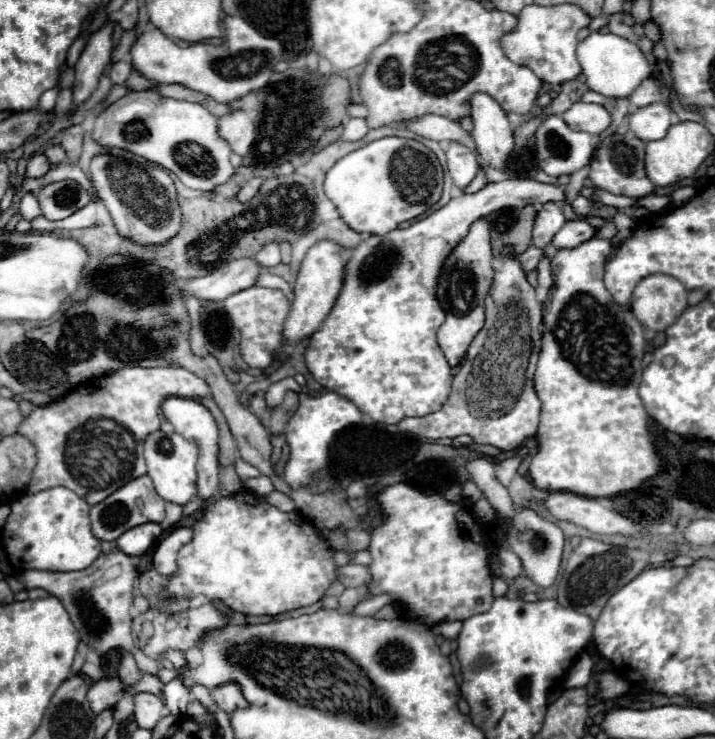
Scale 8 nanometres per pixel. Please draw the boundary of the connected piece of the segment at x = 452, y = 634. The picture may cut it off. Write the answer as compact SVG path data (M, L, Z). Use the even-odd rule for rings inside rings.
M455 620L455 622L443 622L443 624L437 624L435 630L437 630L439 634L443 634L445 638L453 640L453 638L457 638L457 634L459 634L459 630L461 630L461 622L459 622L459 620Z

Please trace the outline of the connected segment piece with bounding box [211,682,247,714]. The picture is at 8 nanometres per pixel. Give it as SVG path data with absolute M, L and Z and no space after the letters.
M229 682L227 686L219 686L219 690L213 690L211 696L227 714L231 714L231 710L235 708L247 706L247 702L243 702L243 694L239 694L239 686L235 686L233 682Z

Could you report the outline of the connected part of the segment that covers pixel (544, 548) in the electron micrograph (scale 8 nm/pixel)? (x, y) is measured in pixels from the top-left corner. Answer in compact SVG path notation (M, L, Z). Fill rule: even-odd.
M523 508L517 512L513 526L509 530L509 548L519 556L525 574L537 584L537 586L551 586L559 574L561 566L561 552L563 552L563 532L553 522L537 516L533 510Z

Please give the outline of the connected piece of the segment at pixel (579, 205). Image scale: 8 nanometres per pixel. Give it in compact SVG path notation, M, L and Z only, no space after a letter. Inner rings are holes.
M577 196L571 206L573 206L573 210L575 210L577 216L589 216L591 214L591 200L587 200L583 196Z

